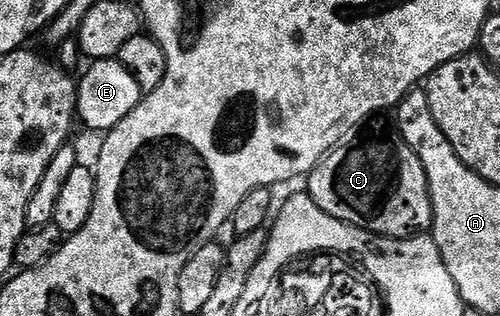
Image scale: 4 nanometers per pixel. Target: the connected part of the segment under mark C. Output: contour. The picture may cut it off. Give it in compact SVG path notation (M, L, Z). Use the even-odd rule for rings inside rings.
M369 123L359 134L353 135L347 142L333 148L312 169L306 180L308 195L326 214L347 224L353 224L355 228L372 232L375 236L407 238L427 233L432 227L432 203L426 170L422 170L418 154L414 154L414 150L406 146L395 123L371 124Z

